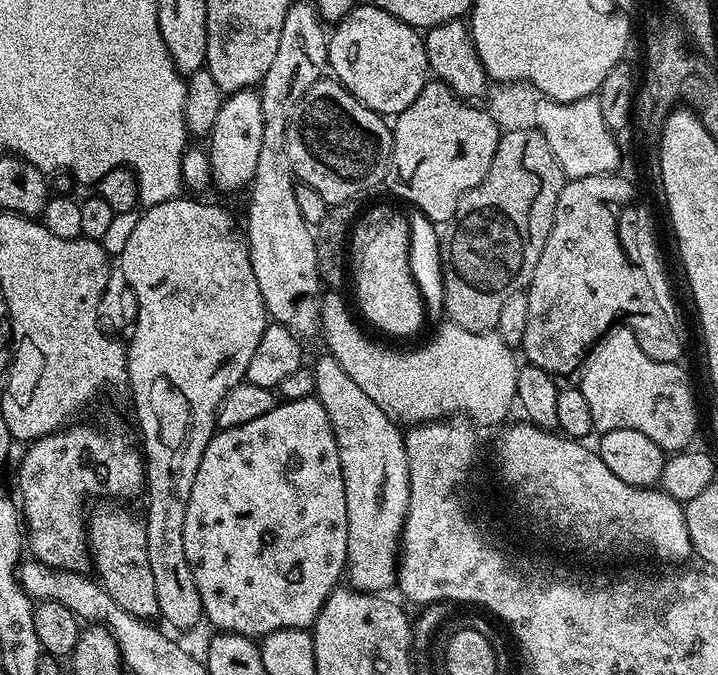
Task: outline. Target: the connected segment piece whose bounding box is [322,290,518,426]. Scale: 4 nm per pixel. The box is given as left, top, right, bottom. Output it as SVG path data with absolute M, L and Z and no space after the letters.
M332 290L322 300L322 337L324 336L325 342L328 343L327 355L335 358L338 366L342 366L342 370L346 370L350 378L354 378L357 386L373 402L378 402L378 406L387 416L404 426L456 418L461 414L471 418L477 425L500 423L503 425L509 419L508 411L516 404L518 361L512 357L515 356L513 349L509 348L505 340L496 335L495 331L471 332L462 330L462 326L457 324L444 322L436 328L438 329L436 337L429 344L424 344L413 352L399 352L396 348L383 348L382 345L368 340L367 334L352 321L352 316L348 313L348 304L340 295L339 291Z

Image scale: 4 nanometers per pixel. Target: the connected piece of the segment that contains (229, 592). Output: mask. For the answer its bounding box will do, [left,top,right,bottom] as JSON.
[182,398,348,638]

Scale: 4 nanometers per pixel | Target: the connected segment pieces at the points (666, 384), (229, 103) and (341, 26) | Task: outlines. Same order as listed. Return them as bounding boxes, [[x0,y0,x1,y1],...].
[[578,327,696,454],[206,90,263,193],[328,2,430,118]]

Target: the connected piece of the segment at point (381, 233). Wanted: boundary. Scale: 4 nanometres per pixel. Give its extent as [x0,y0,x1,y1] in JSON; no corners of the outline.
[350,204,426,336]

